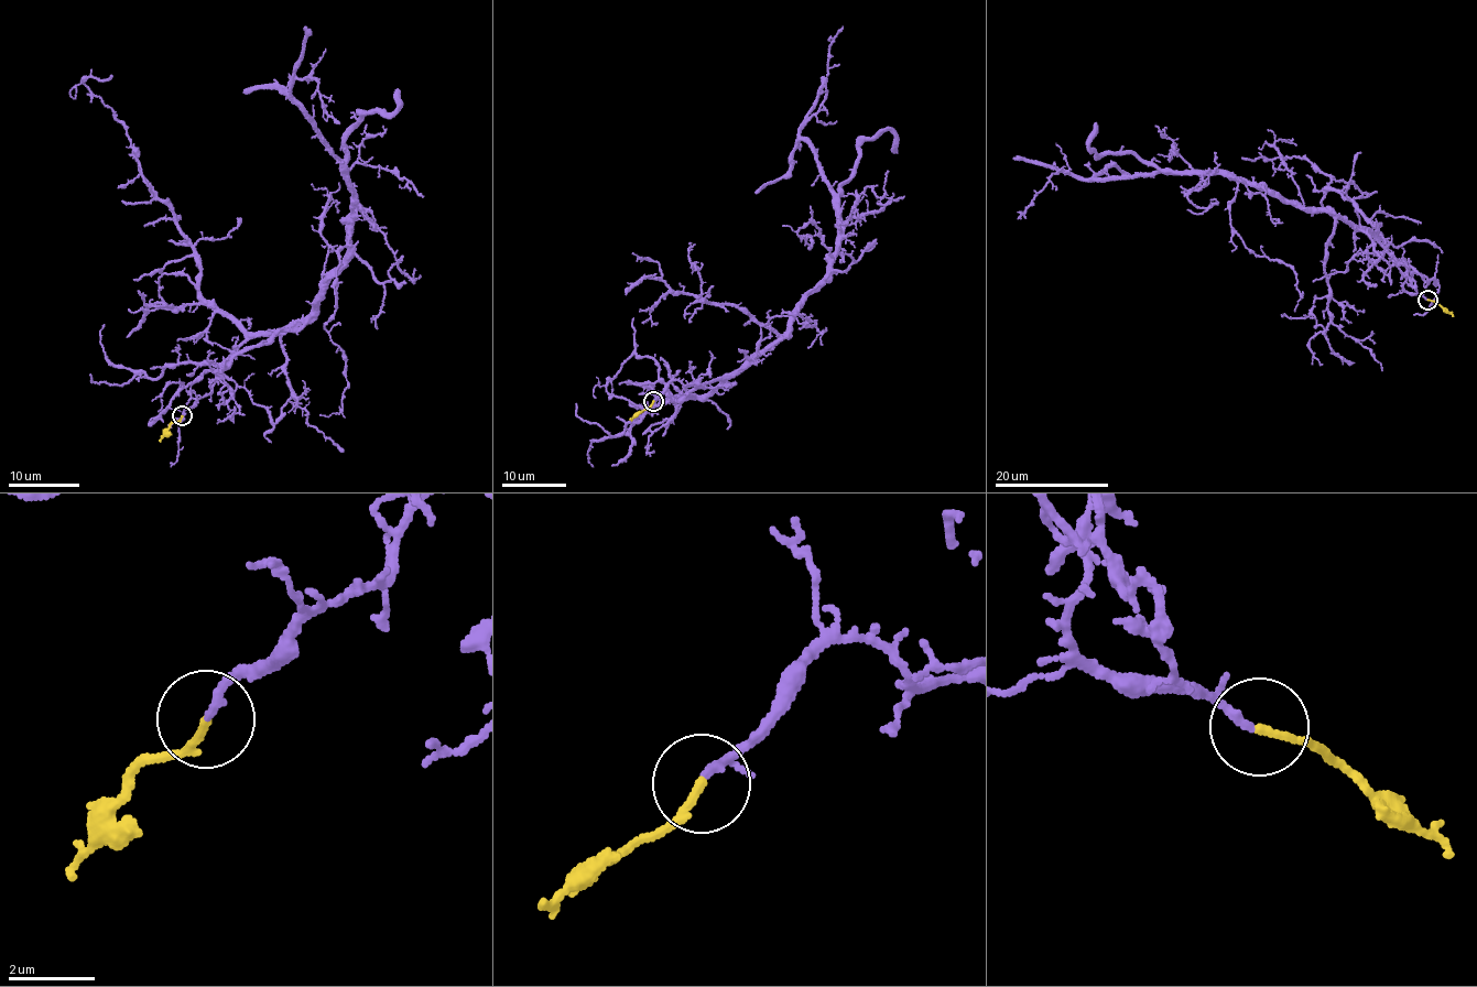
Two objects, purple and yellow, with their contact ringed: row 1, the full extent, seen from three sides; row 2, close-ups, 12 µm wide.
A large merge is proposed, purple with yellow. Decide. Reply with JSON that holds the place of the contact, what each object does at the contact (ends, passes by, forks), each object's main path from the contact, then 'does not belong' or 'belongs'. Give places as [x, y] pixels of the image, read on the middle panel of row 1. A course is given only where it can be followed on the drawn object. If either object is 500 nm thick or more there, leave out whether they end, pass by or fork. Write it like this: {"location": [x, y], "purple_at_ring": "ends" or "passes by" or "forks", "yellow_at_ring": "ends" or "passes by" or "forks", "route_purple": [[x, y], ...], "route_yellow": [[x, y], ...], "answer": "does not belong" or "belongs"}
{"location": [653, 401], "purple_at_ring": "passes by", "yellow_at_ring": "ends", "route_purple": [[653, 401], [675, 380], [745, 369], [826, 275], [837, 196], [800, 127], [825, 99], [843, 26]], "route_yellow": [[653, 401], [629, 420]], "answer": "belongs"}

